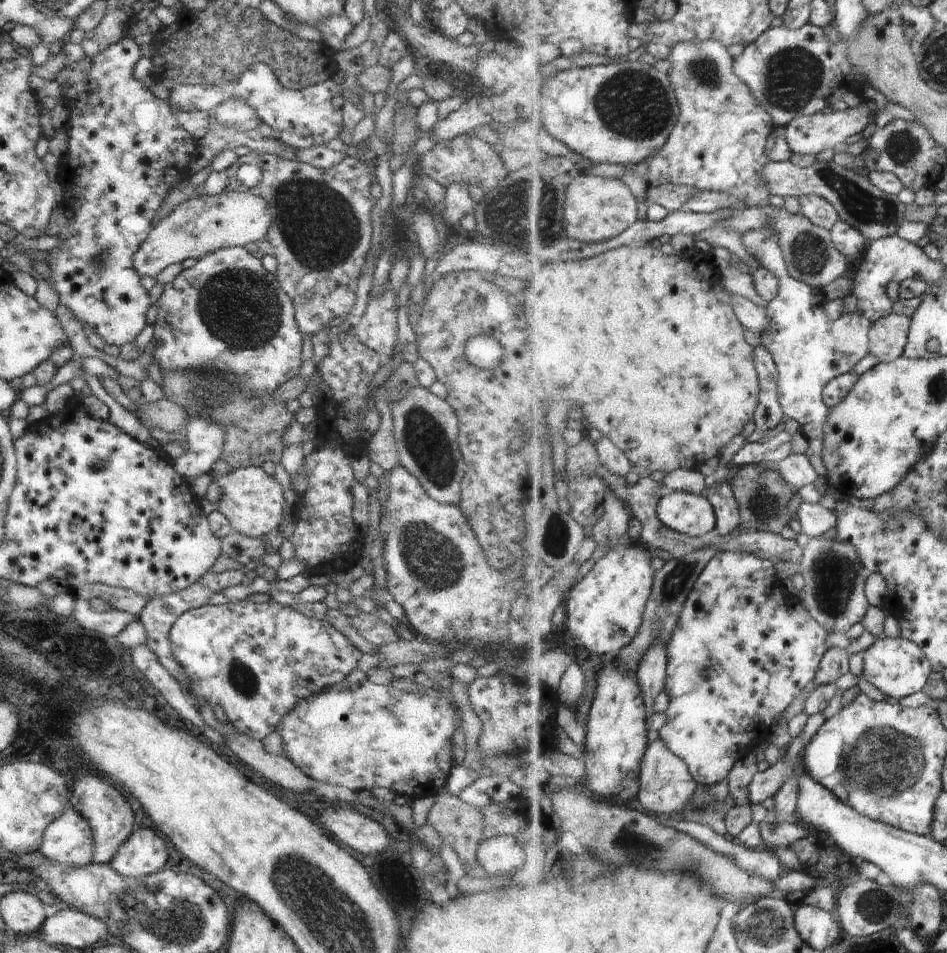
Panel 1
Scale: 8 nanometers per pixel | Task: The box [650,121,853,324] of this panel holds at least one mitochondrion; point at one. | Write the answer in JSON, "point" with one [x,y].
{"point":[810,254]}

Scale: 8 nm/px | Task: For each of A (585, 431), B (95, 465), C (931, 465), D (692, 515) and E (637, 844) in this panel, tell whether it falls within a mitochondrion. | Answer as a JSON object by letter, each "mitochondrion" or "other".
{"A":"other","B":"mitochondrion","C":"other","D":"other","E":"mitochondrion"}

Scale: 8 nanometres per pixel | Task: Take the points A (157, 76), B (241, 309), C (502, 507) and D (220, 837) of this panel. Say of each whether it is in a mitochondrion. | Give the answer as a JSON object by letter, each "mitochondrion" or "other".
{"A":"other","B":"mitochondrion","C":"other","D":"other"}

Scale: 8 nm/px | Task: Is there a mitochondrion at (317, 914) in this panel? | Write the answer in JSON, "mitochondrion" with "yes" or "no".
{"mitochondrion":"yes"}

